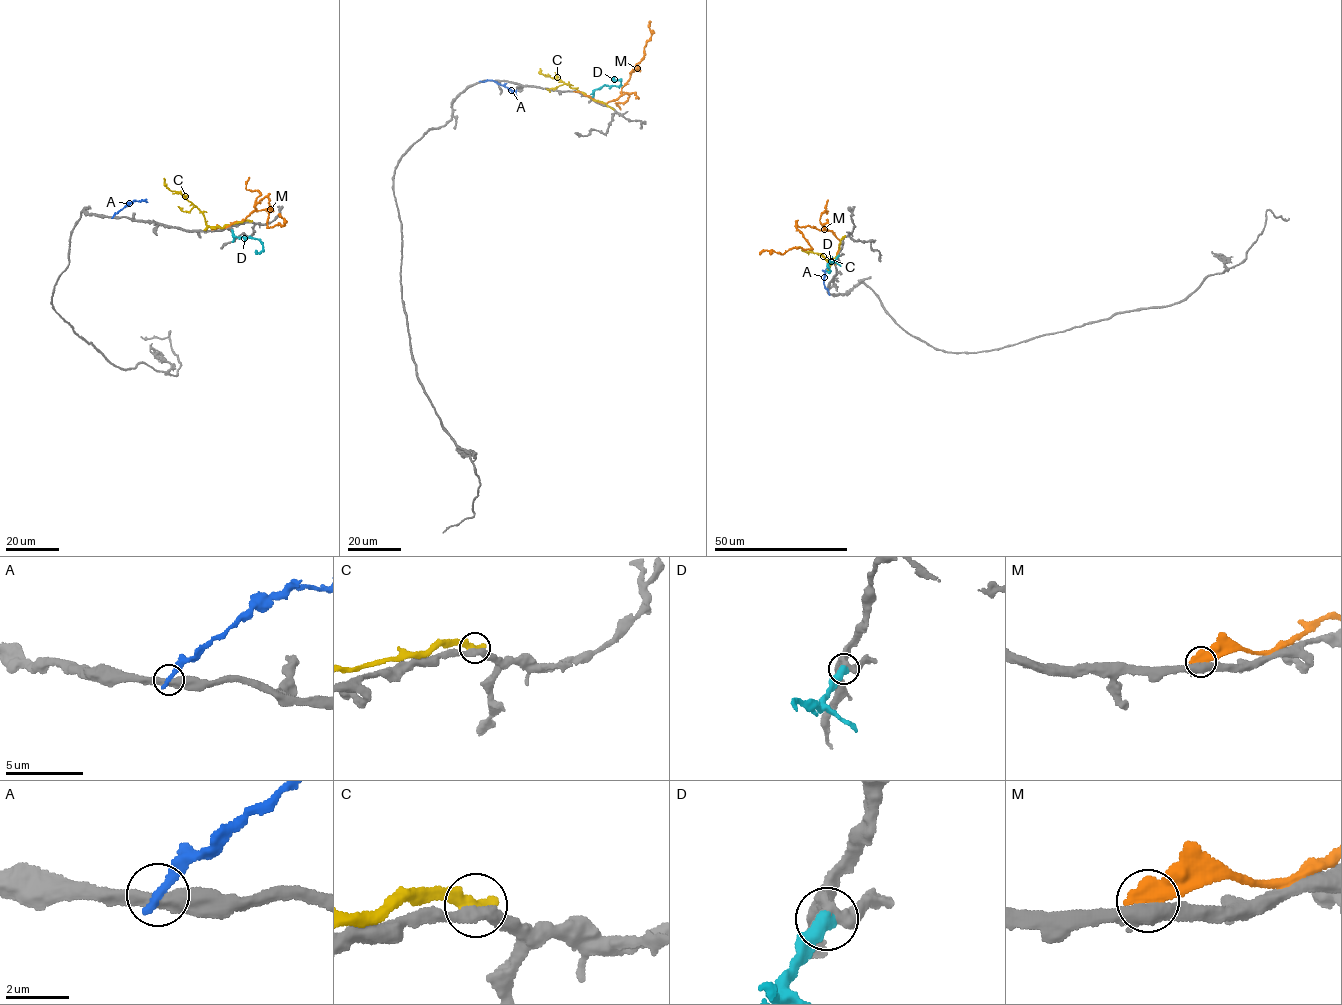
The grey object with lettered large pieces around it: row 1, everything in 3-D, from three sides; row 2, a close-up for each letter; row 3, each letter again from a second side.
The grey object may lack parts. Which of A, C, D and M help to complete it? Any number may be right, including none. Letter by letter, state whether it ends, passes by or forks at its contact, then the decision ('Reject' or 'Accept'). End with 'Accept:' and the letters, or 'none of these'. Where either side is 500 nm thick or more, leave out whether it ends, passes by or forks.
A: It ends there. Reject
C: It ends there. Reject
D: Accept
M: It ends there. Reject
Accept: D

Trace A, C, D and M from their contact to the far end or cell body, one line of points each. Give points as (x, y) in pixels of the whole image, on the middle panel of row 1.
A: (480, 81), (495, 81), (516, 95)
C: (612, 108), (560, 80), (546, 76), (539, 72), (539, 68)
D: (593, 96), (595, 90), (603, 85), (619, 86), (620, 80), (613, 77)
M: (575, 91), (598, 102), (606, 103), (617, 98), (643, 56), (651, 32), (649, 20)

